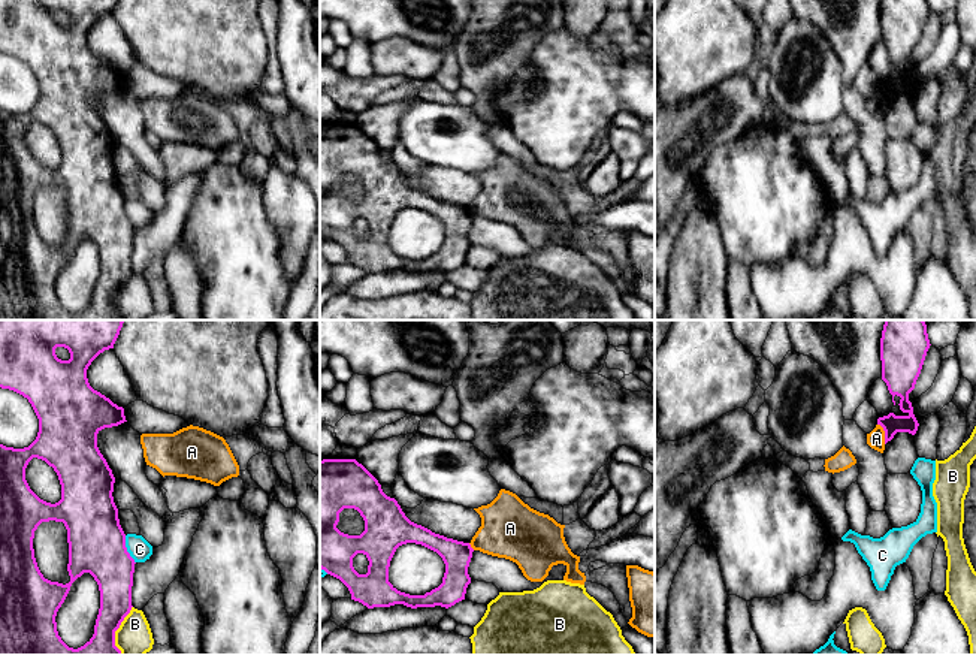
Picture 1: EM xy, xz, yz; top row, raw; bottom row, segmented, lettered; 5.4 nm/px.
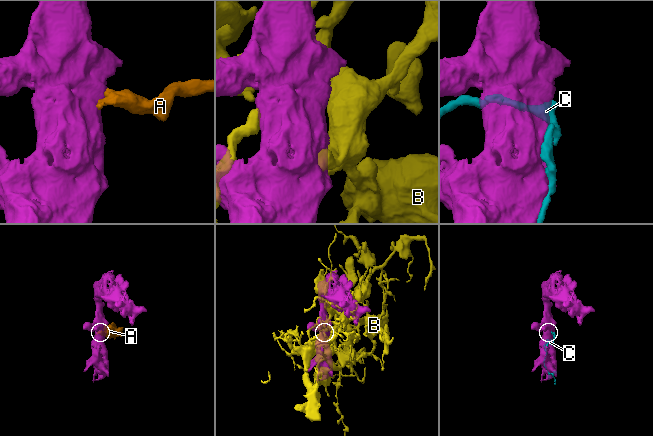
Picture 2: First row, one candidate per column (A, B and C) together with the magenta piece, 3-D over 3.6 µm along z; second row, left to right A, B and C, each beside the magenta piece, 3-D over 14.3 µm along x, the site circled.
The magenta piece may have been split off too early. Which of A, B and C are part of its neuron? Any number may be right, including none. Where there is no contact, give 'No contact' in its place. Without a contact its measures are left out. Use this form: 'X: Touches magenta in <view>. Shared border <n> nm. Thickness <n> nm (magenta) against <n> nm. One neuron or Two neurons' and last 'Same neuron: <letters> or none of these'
A: Touches magenta in yz. Shared border 120 nm. Thickness 110 nm (magenta) against 100 nm. Two neurons
B: Touches magenta in xy. Shared border 280 nm. Thickness 190 nm (magenta) against 200 nm. Two neurons
C: Touches magenta in xy. Shared border 160 nm. Thickness 300 nm (magenta) against 120 nm. Two neurons
Same neuron: none of these

